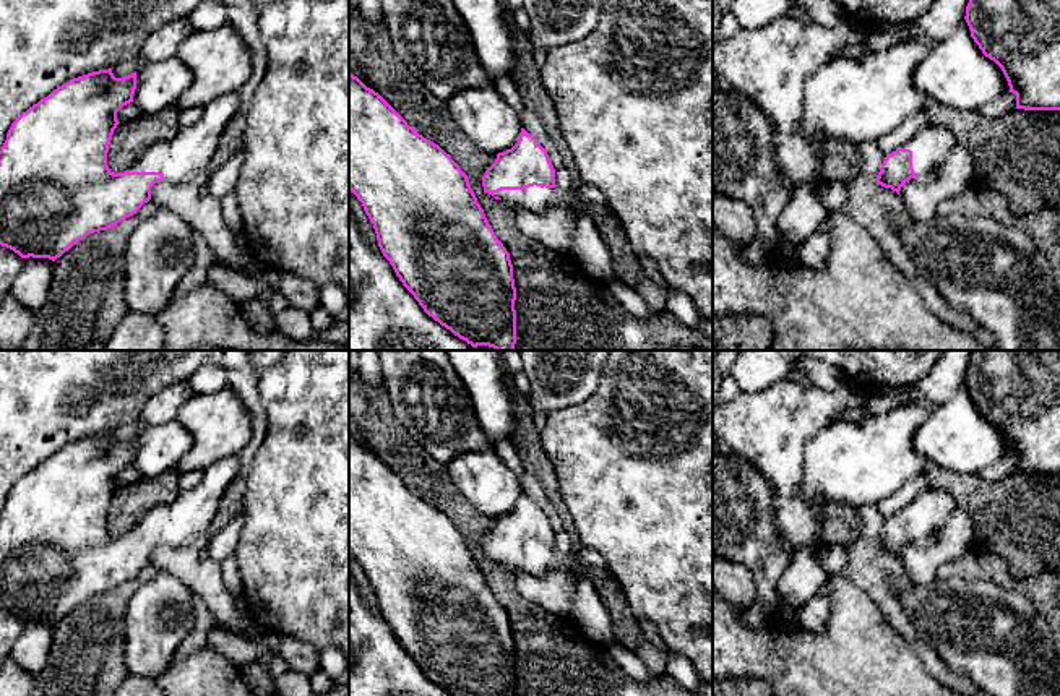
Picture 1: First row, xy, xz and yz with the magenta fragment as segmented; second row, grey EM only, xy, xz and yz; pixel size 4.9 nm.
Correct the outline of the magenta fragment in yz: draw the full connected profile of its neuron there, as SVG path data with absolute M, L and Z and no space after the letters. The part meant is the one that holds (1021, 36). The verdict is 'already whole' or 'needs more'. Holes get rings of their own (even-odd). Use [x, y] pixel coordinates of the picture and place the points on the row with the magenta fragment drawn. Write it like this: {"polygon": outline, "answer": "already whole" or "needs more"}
{"polygon": "M969 0L964 16L971 37L982 54L993 60L1003 71L1010 92L1016 96L1016 109L1024 110L1060 110L1060 0Z", "answer": "already whole"}

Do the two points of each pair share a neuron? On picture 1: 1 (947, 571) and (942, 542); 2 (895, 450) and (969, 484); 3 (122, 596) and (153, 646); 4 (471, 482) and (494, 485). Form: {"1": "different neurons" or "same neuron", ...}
{"1": "different neurons", "2": "different neurons", "3": "different neurons", "4": "same neuron"}

